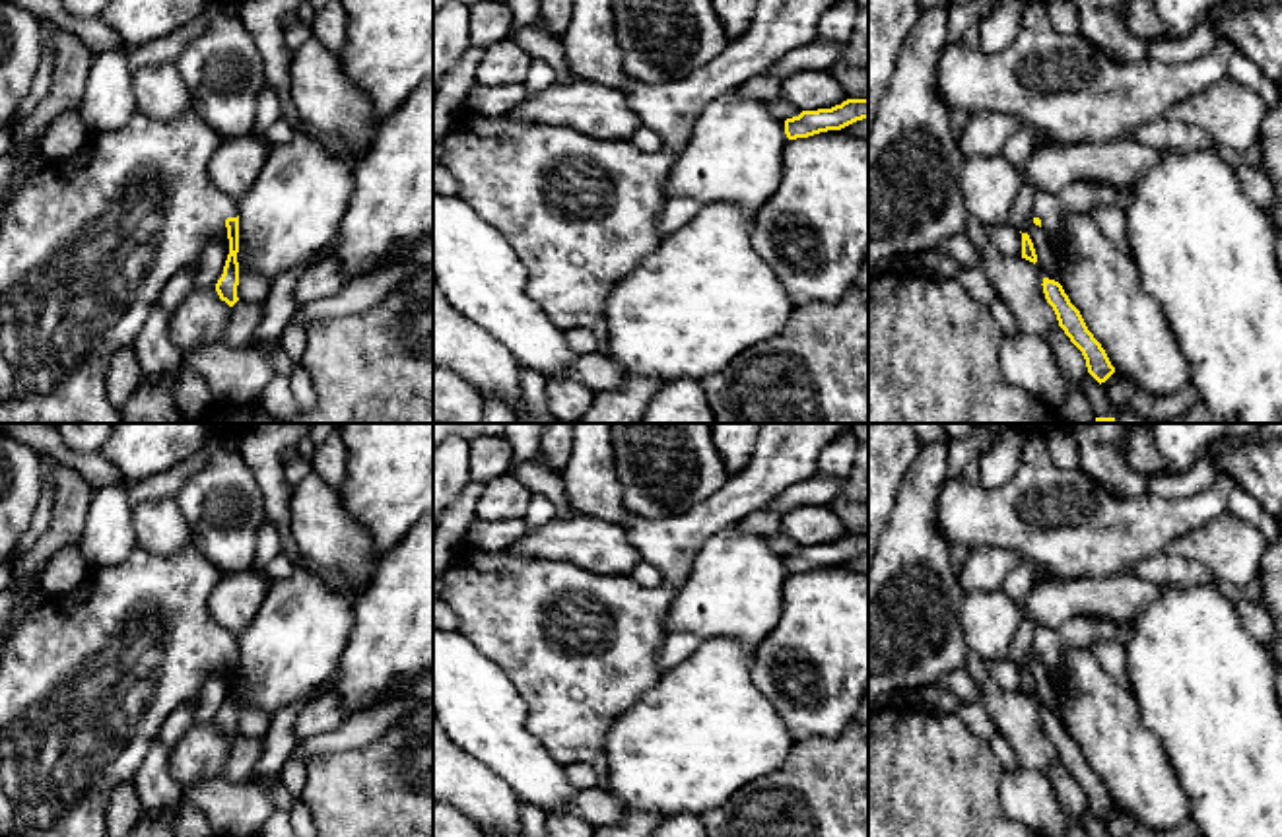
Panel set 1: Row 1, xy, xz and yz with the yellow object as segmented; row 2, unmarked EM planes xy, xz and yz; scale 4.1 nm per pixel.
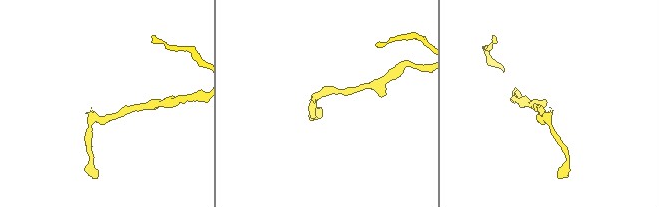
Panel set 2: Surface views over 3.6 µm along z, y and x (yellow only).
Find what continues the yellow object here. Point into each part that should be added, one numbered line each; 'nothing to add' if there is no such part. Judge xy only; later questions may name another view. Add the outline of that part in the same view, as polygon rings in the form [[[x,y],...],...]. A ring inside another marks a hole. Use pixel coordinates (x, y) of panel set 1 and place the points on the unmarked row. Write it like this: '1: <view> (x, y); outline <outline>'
1: xy (86, 682); outline [[[194,544],[177,553],[150,553],[136,548],[124,561],[109,567],[89,567],[84,583],[72,592],[47,596],[8,639],[0,651],[0,837],[109,837],[107,808],[115,788],[134,775],[146,750],[157,736],[165,719],[183,703],[200,699],[206,678],[214,670],[225,670],[227,653],[237,653],[237,635],[218,625],[208,610],[212,586],[223,573],[206,559]]]

